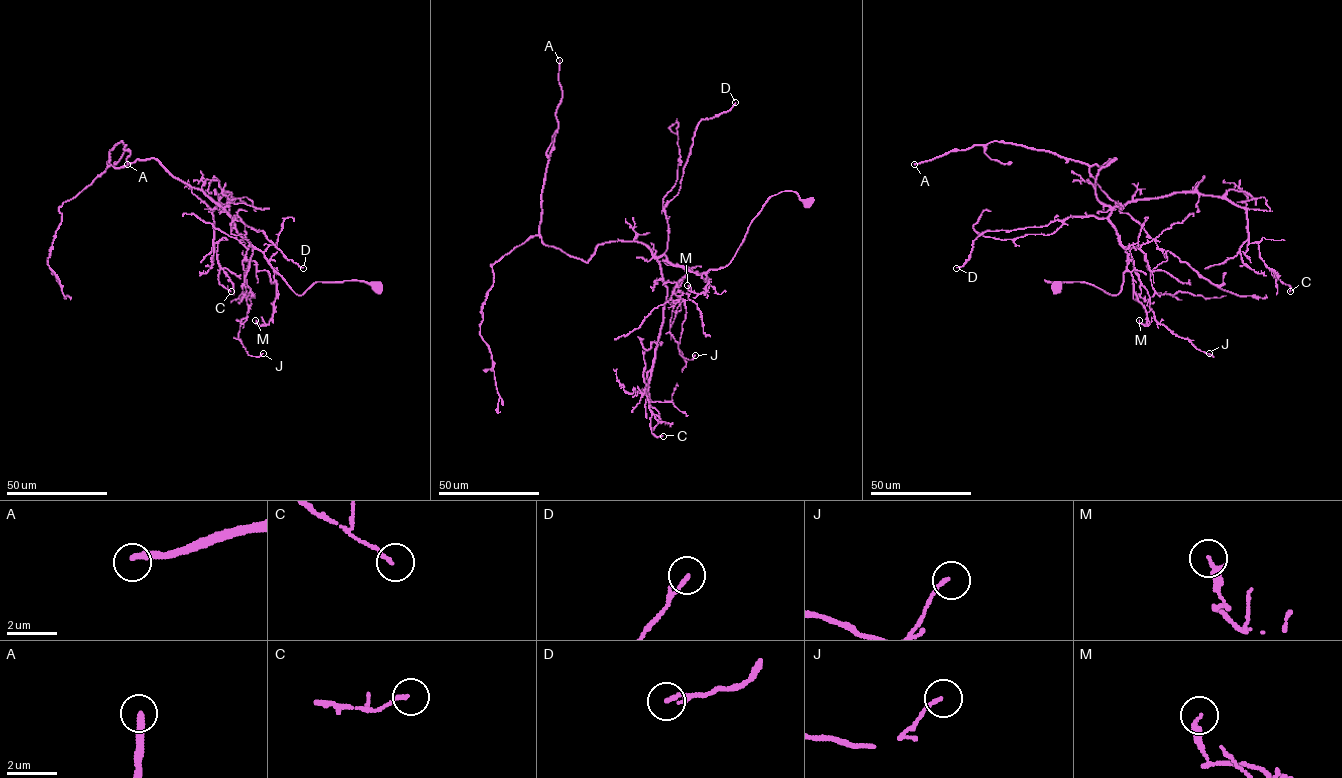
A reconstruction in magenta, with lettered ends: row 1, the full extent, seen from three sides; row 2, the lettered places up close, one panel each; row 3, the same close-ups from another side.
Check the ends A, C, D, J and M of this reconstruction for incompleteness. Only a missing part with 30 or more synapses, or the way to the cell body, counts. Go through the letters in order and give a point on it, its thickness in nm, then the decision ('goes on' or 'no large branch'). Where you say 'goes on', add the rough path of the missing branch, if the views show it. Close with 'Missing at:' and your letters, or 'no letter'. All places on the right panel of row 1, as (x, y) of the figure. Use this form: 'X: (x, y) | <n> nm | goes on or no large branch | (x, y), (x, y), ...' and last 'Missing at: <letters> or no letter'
A: (914, 164) | 280 nm | goes on
C: (1290, 291) | 140 nm | no large branch
D: (956, 268) | 150 nm | no large branch
J: (1209, 353) | 130 nm | no large branch
M: (1139, 320) | 240 nm | no large branch
Missing at: A

